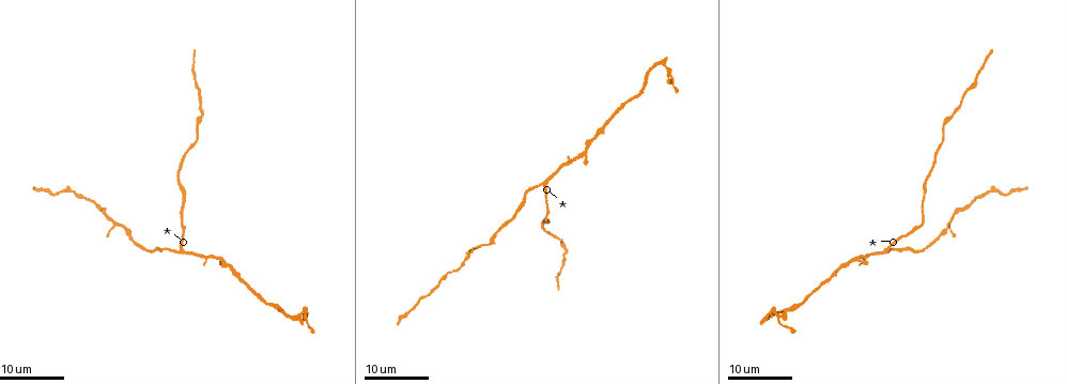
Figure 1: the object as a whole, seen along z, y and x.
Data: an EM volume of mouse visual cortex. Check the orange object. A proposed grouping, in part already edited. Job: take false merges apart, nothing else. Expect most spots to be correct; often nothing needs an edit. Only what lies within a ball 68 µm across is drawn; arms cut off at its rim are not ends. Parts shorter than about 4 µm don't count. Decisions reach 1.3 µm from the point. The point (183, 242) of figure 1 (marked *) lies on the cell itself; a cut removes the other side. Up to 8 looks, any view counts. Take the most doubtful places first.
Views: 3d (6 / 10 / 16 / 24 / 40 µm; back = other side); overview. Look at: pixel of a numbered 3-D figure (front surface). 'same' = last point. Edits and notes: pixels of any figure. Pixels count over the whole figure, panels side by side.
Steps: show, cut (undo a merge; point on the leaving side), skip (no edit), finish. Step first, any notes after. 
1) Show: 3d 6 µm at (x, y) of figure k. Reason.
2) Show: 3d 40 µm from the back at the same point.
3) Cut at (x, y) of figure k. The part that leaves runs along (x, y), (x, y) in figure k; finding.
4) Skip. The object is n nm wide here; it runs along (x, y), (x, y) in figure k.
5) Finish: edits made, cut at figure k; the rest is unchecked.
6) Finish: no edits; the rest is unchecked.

Show: 3d 16 µm at (943, 126) of figure 1. Thick turns thin.

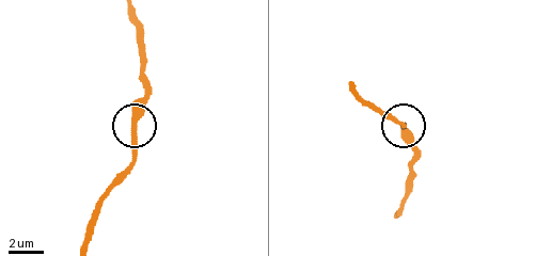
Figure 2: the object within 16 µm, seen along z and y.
Show: 3d 10 µm at (134, 125) of figure 2. Zoom in.

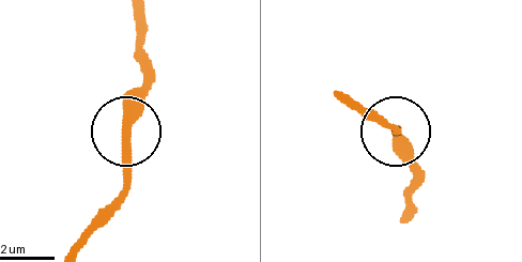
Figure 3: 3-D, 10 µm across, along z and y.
Skip. It runs along (71, 248), (119, 193), (121, 144), (142, 72) in figure 3; continuous, no second cell.

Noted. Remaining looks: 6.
Show: 3d 16 µm at (128, 229) of figure 1. Thick turns thin.

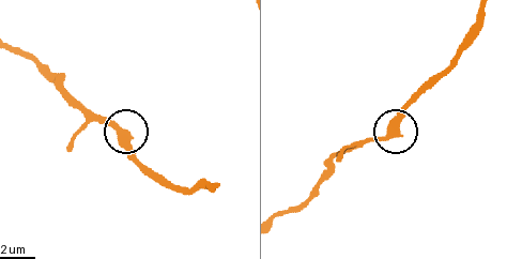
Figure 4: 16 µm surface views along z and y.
Show: 3d 6 µm at (121, 135) of figure 4.

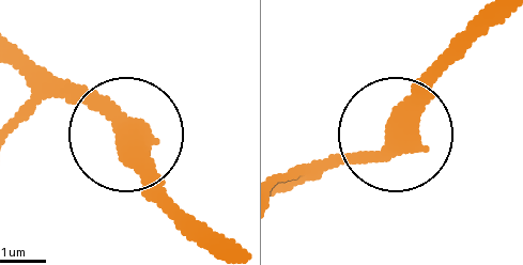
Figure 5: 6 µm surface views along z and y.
Skip. It runs along (489, 19), (385, 145), (320, 169) in figure 5; all the same cell.

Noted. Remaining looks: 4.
Show: 3d 16 µm at (177, 252) of figure 1.

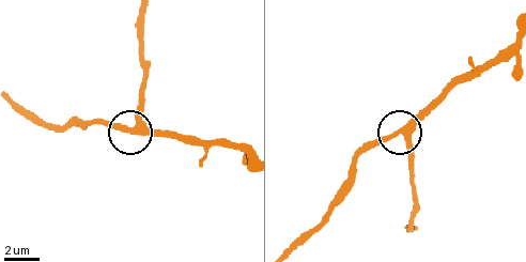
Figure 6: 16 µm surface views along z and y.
Show: 3d 10 µm at (397, 131) of figure 6.

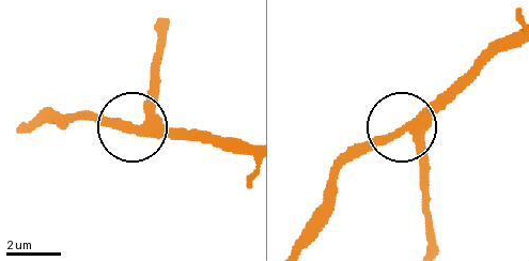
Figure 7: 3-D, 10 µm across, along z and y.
Skip. It runs along (429, 155), (401, 127), (367, 141), (327, 181) in figure 7; one cell here.

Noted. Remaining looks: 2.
Show: 3d 24 µm at (180, 180) of figure 1. Sudden change in width.

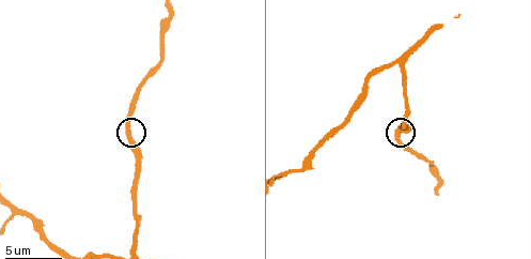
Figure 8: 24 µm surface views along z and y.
Show: 3d 6 µm at (397, 134) of figure 8.

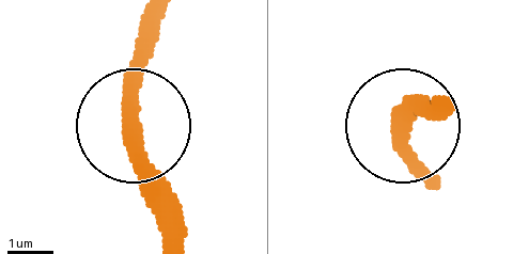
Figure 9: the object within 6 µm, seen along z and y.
Skip. It runs along (432, 102), (402, 122), (413, 175) in figure 9; all the same cell.

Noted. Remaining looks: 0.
Finish: no edits; the rest is unchecked.

